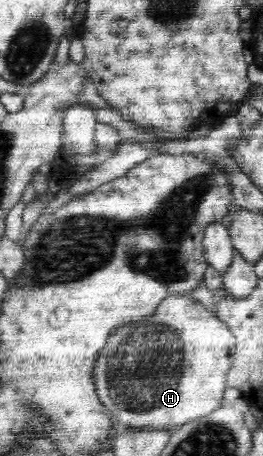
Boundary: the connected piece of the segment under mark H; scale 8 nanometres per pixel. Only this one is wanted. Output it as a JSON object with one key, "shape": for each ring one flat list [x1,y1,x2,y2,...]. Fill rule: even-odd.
{"shape":[[191,294,183,296,170,296,160,302,156,311,148,317,139,320,130,320,125,324,119,325,112,330,112,333,107,337,104,347,100,350,94,369,92,370,92,383,96,385,96,395,100,399,100,403,107,411,116,419,121,429,133,428,156,428,157,430,168,430,172,432,179,425,199,419,208,415,211,411,218,409,223,400,225,389,227,388,227,375,230,367,235,361,236,338,217,314,213,311,208,311,208,308,195,300]]}

